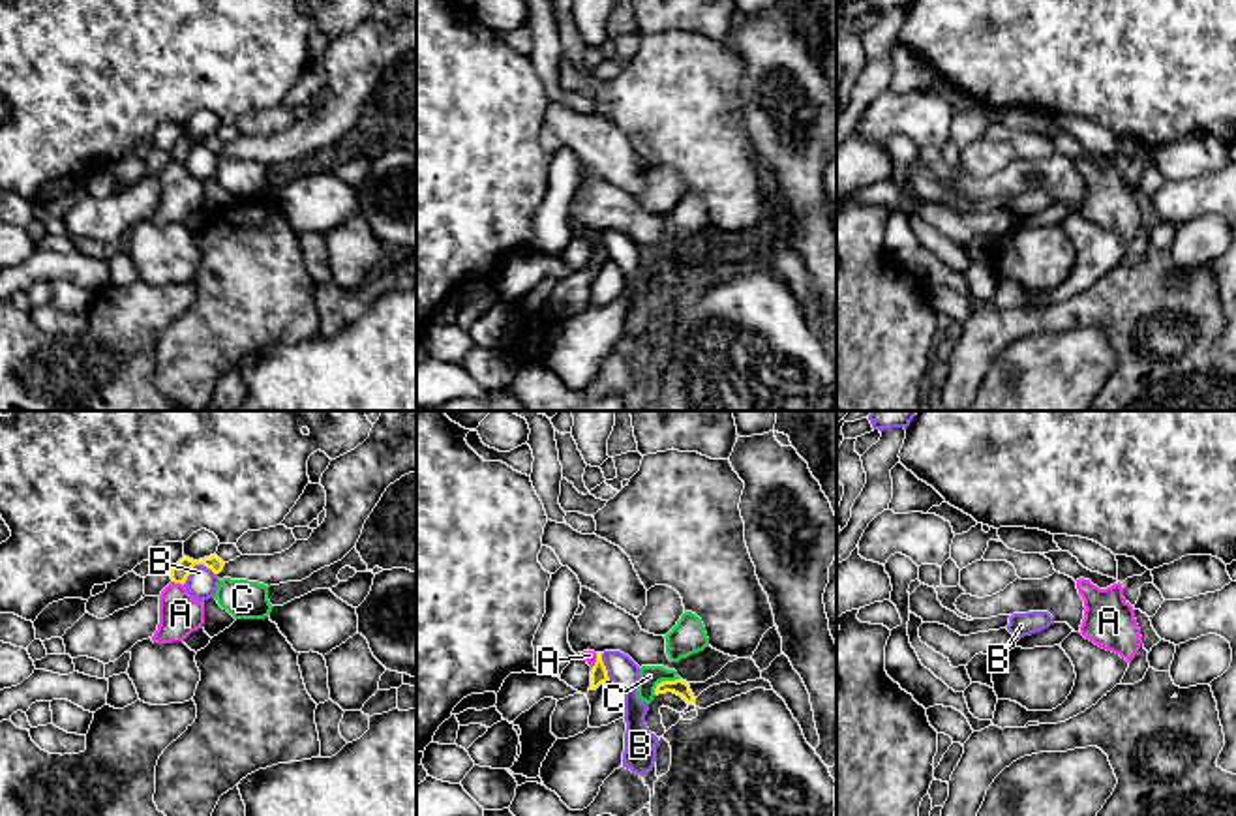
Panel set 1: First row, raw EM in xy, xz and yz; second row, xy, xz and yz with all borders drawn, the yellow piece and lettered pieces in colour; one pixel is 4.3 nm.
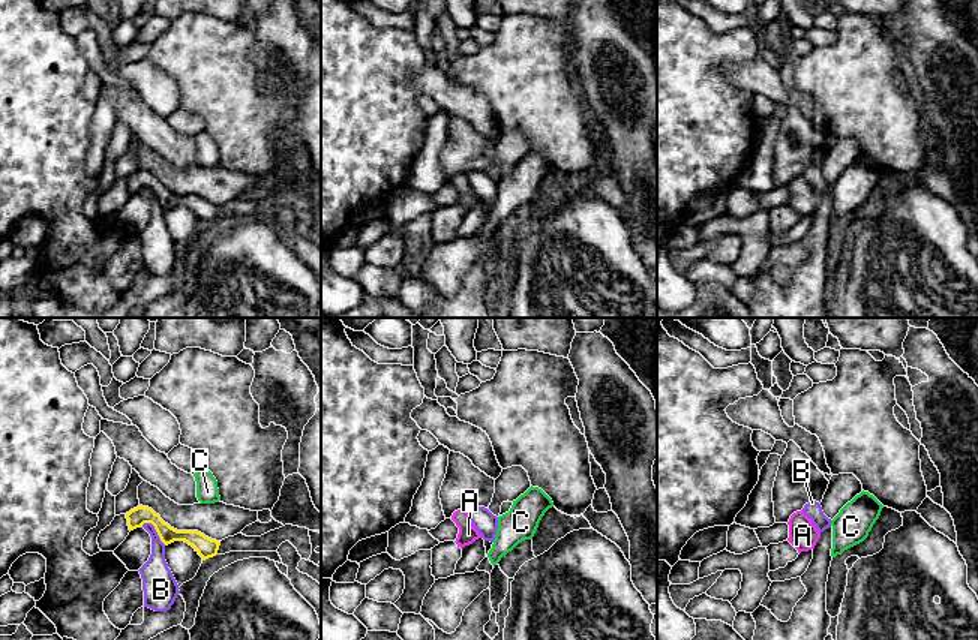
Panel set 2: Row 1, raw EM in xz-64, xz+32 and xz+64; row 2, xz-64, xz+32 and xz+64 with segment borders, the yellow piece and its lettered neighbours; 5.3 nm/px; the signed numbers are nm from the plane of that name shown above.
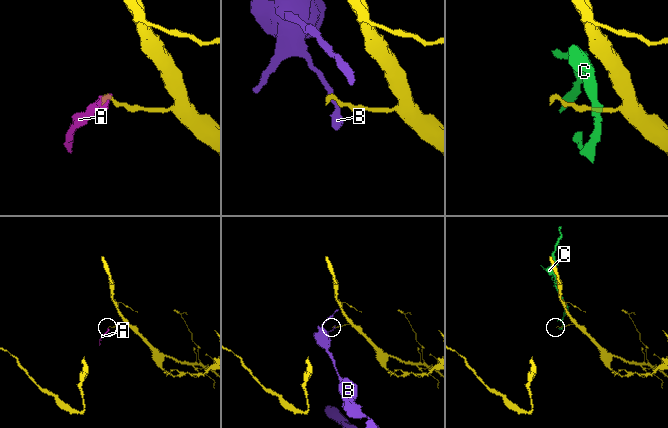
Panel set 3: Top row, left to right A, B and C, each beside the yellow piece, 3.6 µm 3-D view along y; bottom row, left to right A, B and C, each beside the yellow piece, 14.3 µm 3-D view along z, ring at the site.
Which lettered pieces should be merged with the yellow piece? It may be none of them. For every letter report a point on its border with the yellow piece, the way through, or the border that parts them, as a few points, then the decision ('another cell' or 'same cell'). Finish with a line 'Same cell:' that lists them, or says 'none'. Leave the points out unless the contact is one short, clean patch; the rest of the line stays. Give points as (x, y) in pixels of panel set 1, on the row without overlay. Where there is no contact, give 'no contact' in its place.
A: contact xy (179, 162); border xy (173, 160), (182, 166); another cell
B: contact xy (195, 143); border xy (216, 152), (195, 145), (182, 164); another cell
C: contact xz (664, 261); border xz (679, 257), (661, 261), (653, 272); another cell
Same cell: none

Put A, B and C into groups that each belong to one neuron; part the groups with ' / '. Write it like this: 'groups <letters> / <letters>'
groups A / B / C

